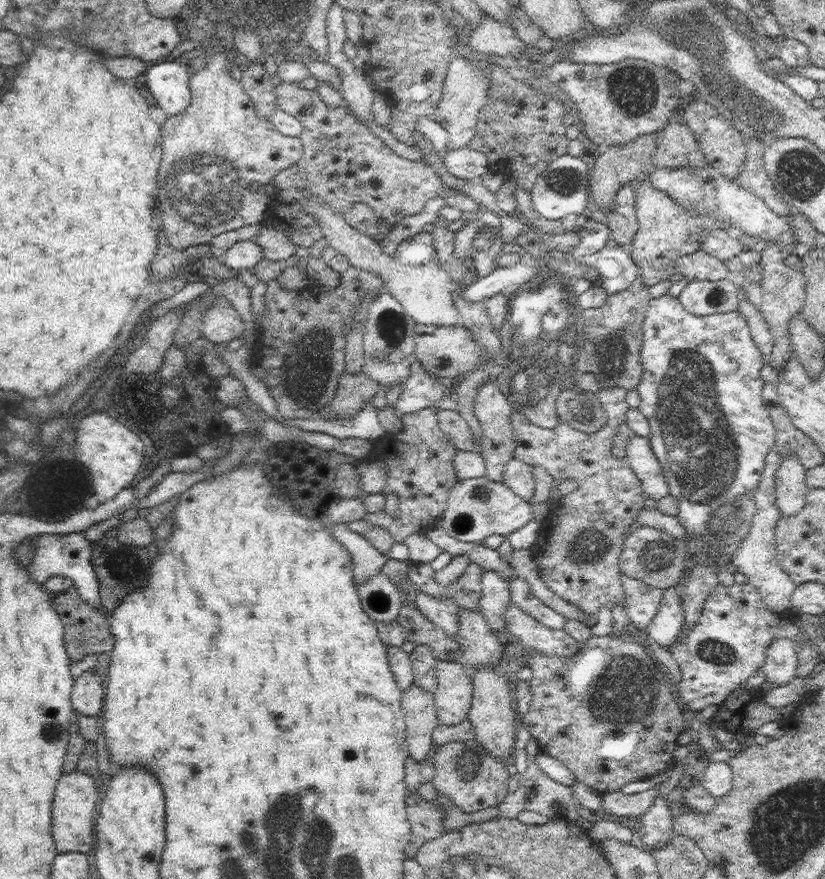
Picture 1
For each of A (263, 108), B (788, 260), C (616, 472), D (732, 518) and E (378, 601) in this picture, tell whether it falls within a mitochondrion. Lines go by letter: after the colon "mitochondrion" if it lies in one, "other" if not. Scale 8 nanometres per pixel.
A: other
B: other
C: other
D: mitochondrion
E: mitochondrion

